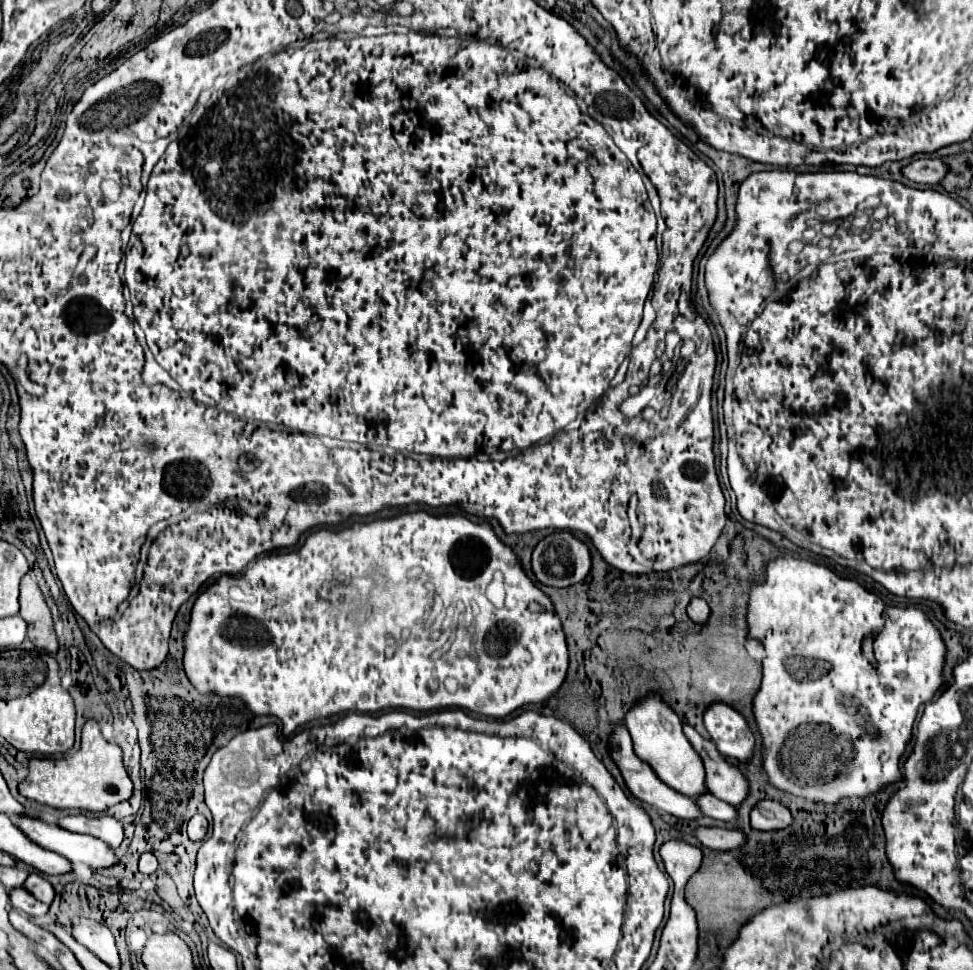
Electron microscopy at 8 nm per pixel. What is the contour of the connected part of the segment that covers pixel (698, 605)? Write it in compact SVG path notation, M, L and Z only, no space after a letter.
M692 599L690 605L688 605L688 617L694 621L694 623L706 623L708 617L710 617L710 607L704 599Z

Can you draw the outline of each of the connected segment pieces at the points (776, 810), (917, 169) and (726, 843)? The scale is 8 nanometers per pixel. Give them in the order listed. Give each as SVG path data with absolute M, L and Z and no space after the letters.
M760 801L752 809L750 819L752 819L752 829L778 831L788 827L788 823L792 823L792 813L778 801Z
M916 159L904 167L904 175L914 183L940 183L948 173L948 165L942 159Z
M698 827L694 833L704 847L716 851L734 851L742 849L746 835L736 829L720 829L720 827Z

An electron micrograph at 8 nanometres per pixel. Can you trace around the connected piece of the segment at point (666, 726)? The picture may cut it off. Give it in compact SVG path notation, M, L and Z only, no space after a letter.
M650 695L644 701L636 703L636 707L628 711L626 727L632 735L636 755L644 759L666 785L694 799L710 793L706 787L706 773L704 773L704 763L700 755L696 753L692 743L686 739L682 731L682 721L678 719L678 715L660 697Z

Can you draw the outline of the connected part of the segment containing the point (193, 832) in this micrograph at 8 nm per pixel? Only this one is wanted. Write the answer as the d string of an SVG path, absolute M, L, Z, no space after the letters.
M194 815L188 821L188 837L192 841L202 841L206 837L206 831L208 831L208 821L204 815Z

